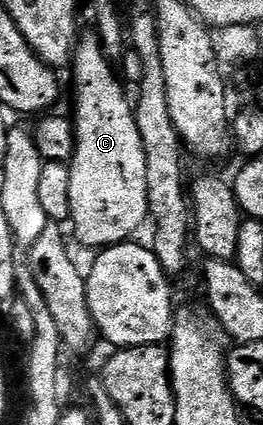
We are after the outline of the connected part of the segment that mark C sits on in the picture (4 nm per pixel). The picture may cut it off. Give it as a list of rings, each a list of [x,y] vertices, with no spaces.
[[[83,36],[79,40],[72,58],[74,69],[74,134],[76,147],[74,159],[69,162],[72,188],[68,191],[70,199],[70,221],[74,225],[74,233],[94,251],[101,251],[112,245],[129,242],[130,237],[148,221],[148,179],[144,171],[144,143],[140,139],[140,131],[136,127],[134,105],[126,98],[122,90],[123,82],[116,72],[115,66],[102,50],[102,43],[97,36]]]

